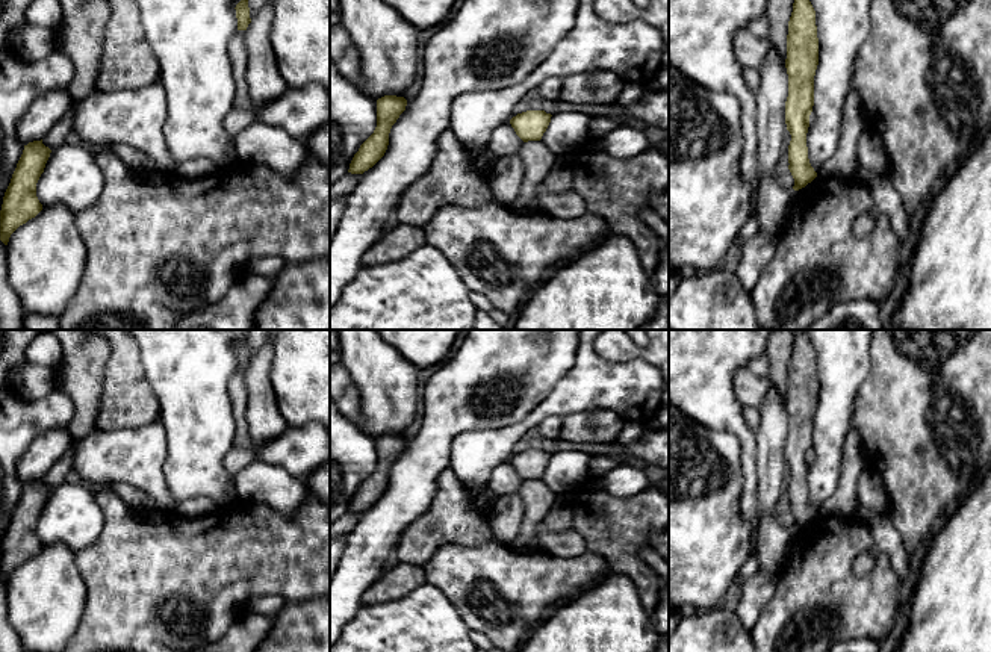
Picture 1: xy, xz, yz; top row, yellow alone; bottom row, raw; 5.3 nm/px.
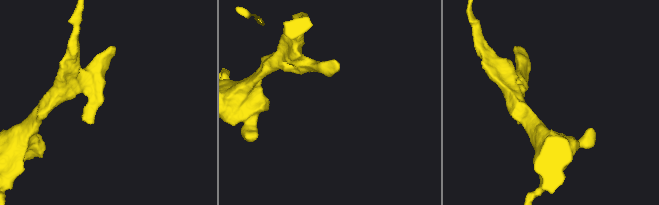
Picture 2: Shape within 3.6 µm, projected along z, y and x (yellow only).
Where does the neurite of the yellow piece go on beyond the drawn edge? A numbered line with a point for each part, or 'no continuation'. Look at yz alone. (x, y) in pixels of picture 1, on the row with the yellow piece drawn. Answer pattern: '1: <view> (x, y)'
no continuation

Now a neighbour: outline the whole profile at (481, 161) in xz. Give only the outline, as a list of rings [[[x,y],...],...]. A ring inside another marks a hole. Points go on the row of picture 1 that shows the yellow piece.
[[[466,148],[466,157],[477,174],[492,175],[498,157],[487,148]]]

